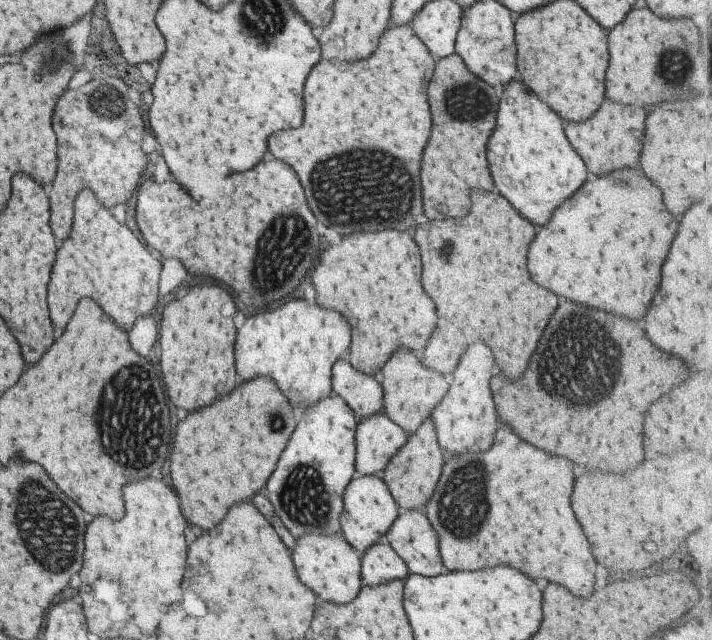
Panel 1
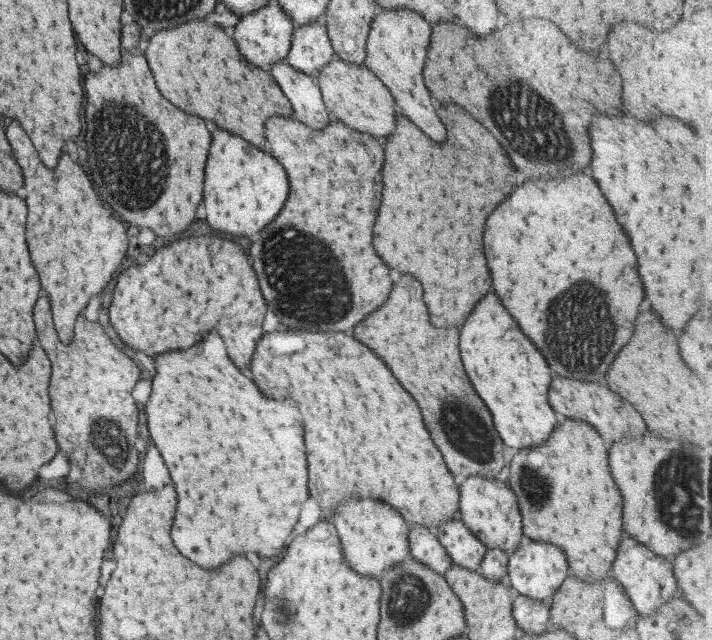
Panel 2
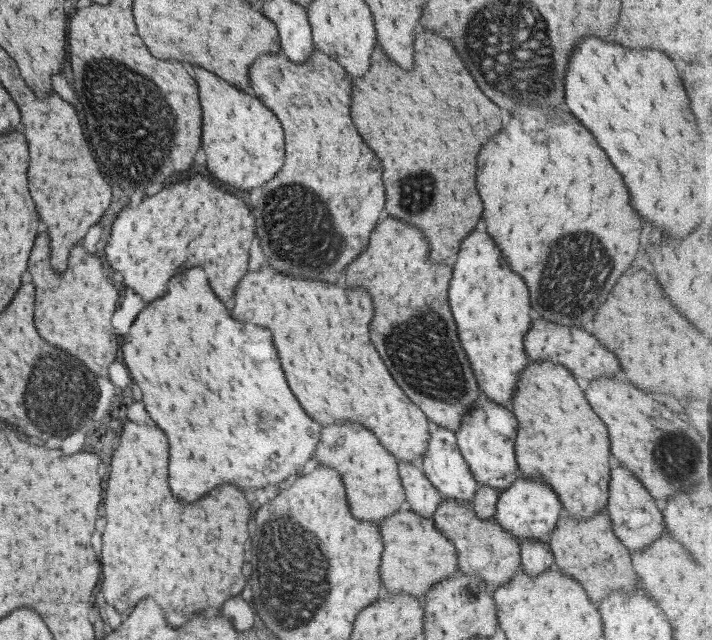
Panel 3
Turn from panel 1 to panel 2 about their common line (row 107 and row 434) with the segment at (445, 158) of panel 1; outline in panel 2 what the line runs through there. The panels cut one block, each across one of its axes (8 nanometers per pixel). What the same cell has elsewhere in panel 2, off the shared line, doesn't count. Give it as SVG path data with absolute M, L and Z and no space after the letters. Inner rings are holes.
M401 274L401 278L393 282L387 300L353 328L353 336L389 366L399 384L417 402L425 428L457 484L469 475L495 477L498 474L504 464L501 440L493 430L491 413L481 400L477 400L461 368L457 328L443 330L429 324L427 308L421 300L421 286L411 274ZM457 398L461 398L461 402L457 402ZM443 408L447 408L447 412L443 412Z

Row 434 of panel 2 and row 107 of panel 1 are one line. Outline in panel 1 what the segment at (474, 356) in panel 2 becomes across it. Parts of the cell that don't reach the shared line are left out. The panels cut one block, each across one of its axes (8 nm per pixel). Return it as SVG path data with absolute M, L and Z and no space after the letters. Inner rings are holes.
M519 82L503 88L495 124L497 128L487 142L487 162L495 188L525 220L543 226L553 210L585 182L585 166L565 138L561 120Z

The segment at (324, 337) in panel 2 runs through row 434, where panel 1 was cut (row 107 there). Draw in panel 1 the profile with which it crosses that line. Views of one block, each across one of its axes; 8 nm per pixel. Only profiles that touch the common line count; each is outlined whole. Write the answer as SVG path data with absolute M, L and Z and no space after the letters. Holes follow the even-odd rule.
M390 25L386 29L385 34L379 38L379 46L375 50L375 54L371 54L369 58L361 60L361 62L351 62L351 64L337 64L337 62L319 62L311 72L309 78L305 80L305 88L303 88L303 124L301 128L293 130L277 130L269 136L269 152L273 154L273 158L283 160L299 178L301 188L305 192L305 200L307 206L311 210L311 214L327 228L333 228L337 234L353 234L353 232L379 232L385 228L393 228L393 230L407 230L409 226L413 226L415 218L421 214L421 200L419 200L419 158L421 158L421 150L429 138L429 128L431 128L431 120L429 120L429 106L427 106L427 82L431 80L435 58L427 50L427 47L414 35L410 26L394 27ZM385 158L385 162L383 162ZM325 160L355 160L355 162L325 162ZM395 222L395 226L393 226Z

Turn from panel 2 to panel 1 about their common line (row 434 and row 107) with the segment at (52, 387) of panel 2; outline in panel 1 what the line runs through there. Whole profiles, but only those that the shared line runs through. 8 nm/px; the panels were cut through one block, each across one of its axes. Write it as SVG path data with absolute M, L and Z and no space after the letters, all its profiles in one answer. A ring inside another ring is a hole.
M91 78L89 84L79 90L65 92L53 108L51 126L57 136L57 172L49 192L49 226L55 240L63 242L69 236L71 208L75 194L81 188L89 188L106 209L125 204L133 194L147 160L139 146L143 122L137 114L137 106L133 106L133 100L127 96L121 78Z

